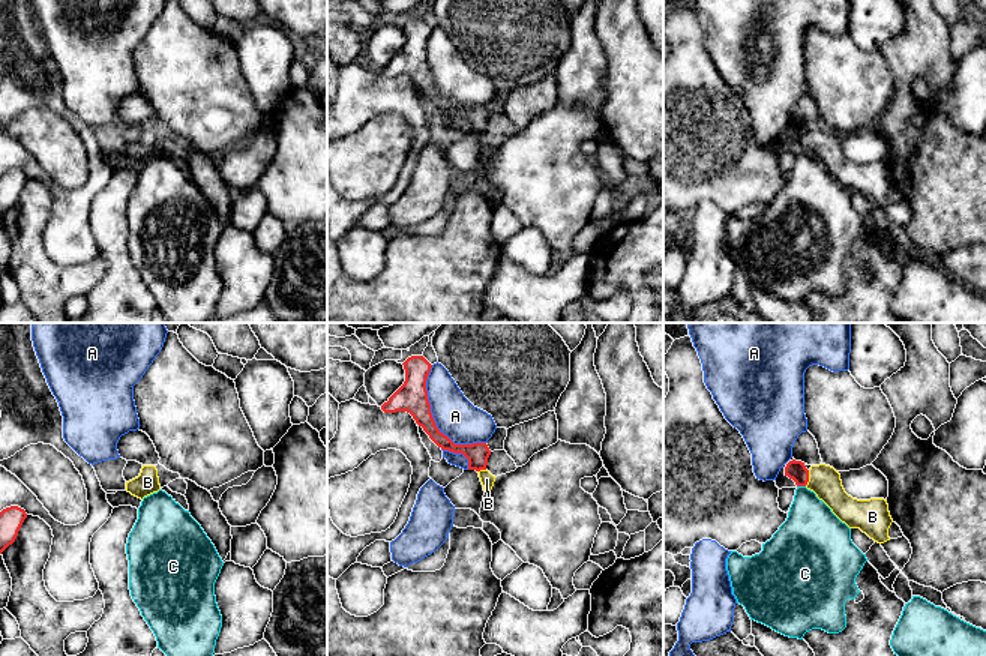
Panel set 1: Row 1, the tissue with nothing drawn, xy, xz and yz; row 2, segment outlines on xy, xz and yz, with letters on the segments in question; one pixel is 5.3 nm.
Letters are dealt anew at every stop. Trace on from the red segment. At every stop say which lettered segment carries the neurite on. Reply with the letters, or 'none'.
B

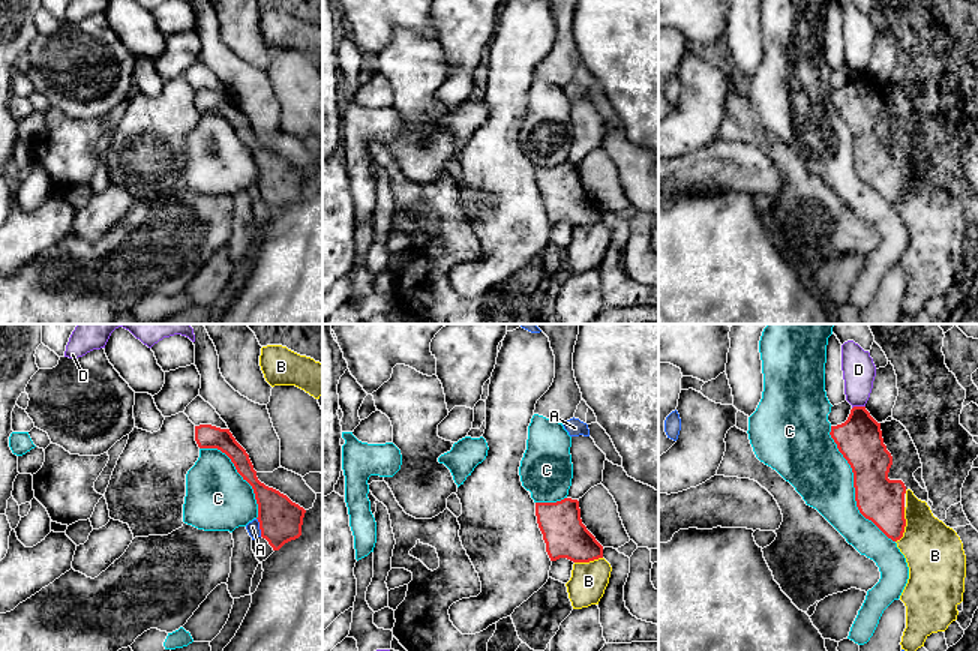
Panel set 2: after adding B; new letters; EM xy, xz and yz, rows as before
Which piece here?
none

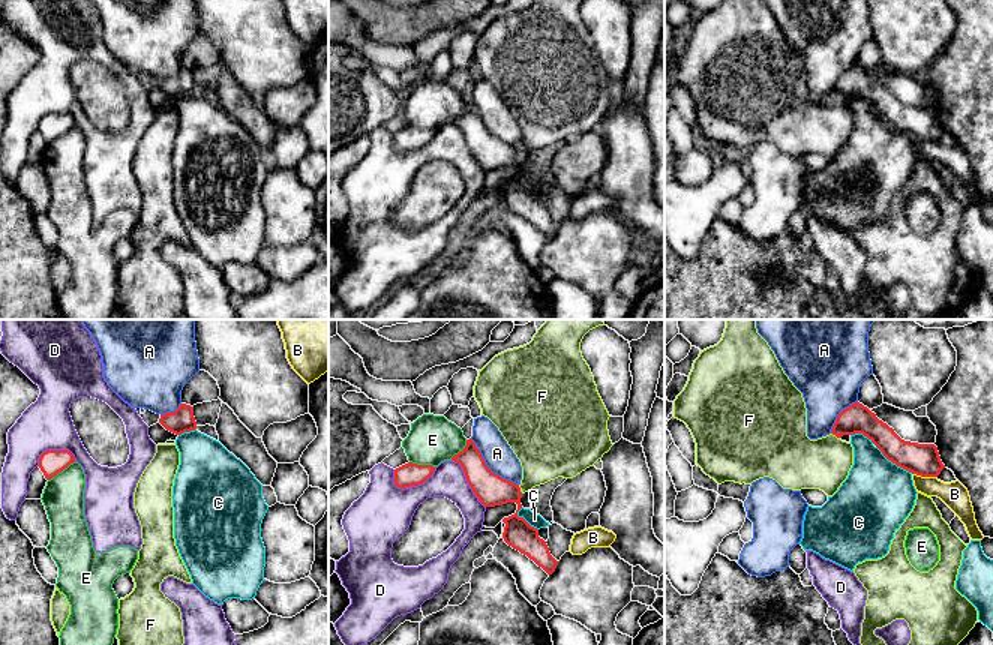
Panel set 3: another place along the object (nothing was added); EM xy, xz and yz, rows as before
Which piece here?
none

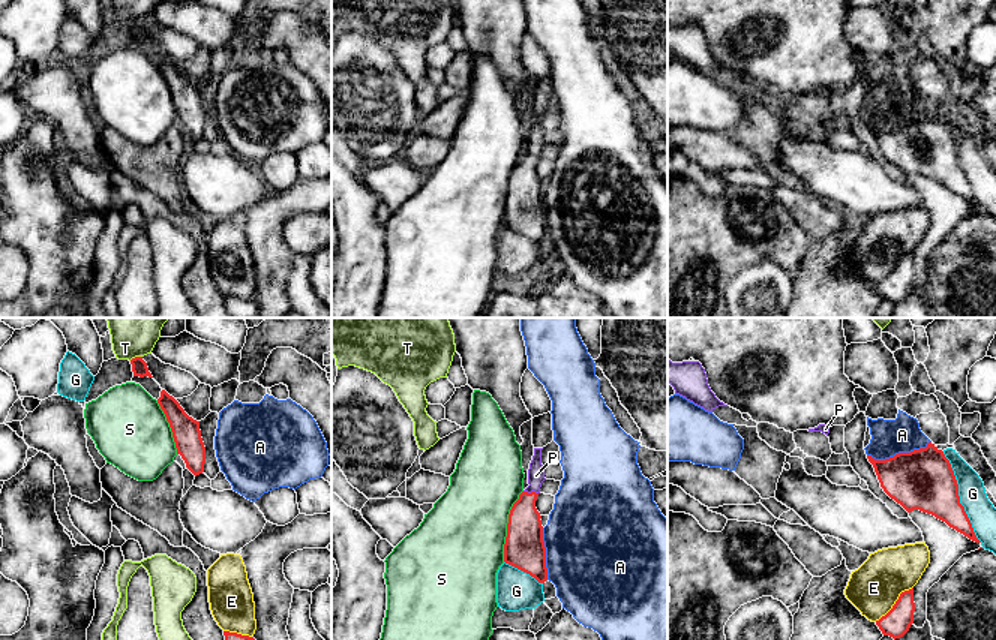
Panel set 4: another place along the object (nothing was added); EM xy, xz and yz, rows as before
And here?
P

